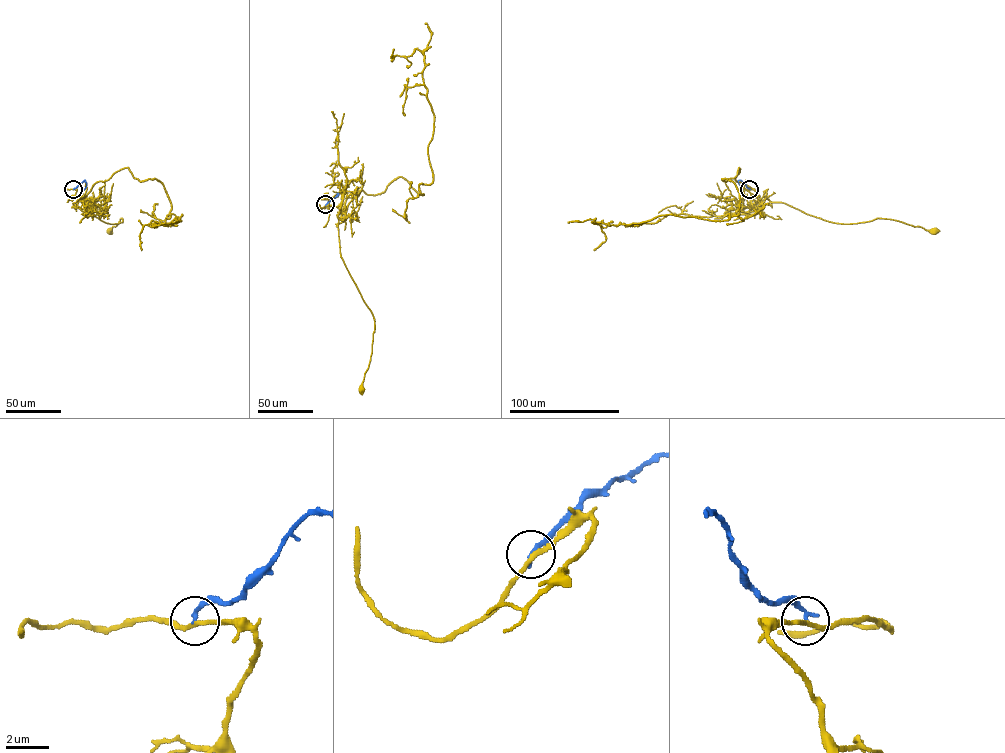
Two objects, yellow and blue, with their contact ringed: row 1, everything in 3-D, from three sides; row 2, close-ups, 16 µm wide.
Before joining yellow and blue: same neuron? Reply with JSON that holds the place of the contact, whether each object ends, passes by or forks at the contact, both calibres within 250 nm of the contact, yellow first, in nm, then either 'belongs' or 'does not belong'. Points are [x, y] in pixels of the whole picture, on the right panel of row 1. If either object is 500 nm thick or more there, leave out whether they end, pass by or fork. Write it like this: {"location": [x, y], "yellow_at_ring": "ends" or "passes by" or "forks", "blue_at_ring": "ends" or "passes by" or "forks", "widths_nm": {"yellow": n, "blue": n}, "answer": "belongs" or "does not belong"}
{"location": [749, 189], "yellow_at_ring": "passes by", "blue_at_ring": "ends", "widths_nm": {"yellow": 200, "blue": 200}, "answer": "does not belong"}

